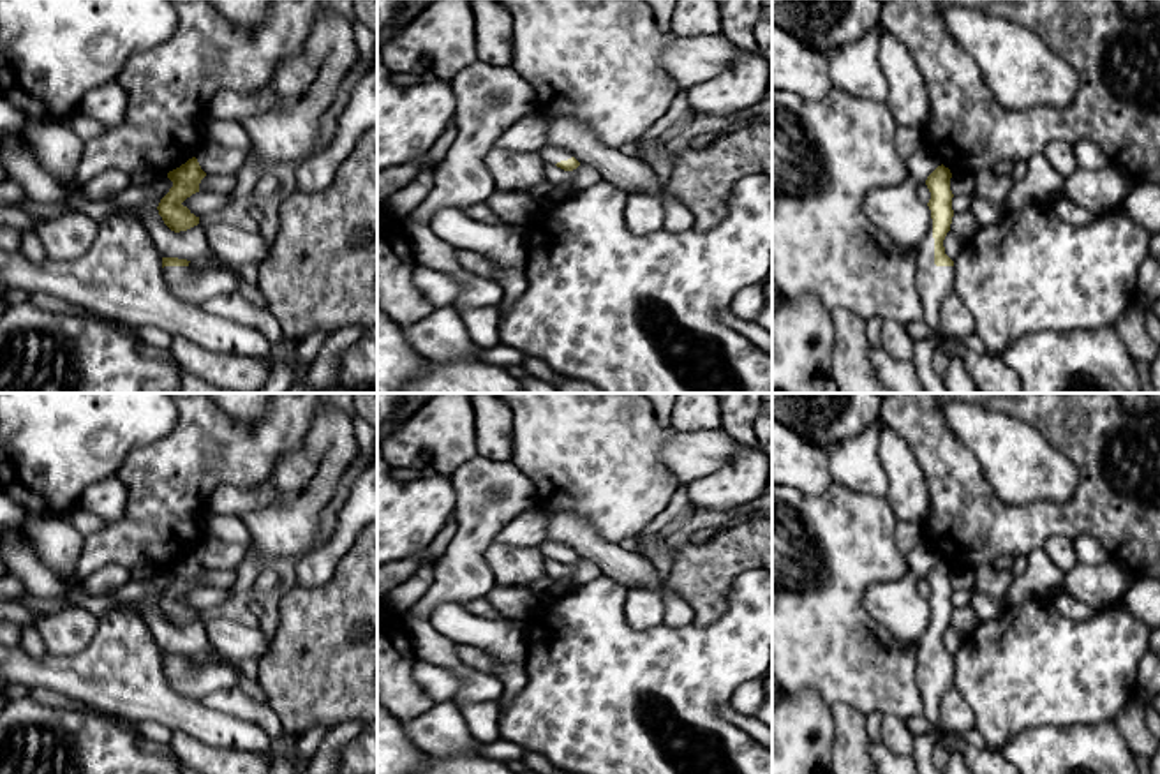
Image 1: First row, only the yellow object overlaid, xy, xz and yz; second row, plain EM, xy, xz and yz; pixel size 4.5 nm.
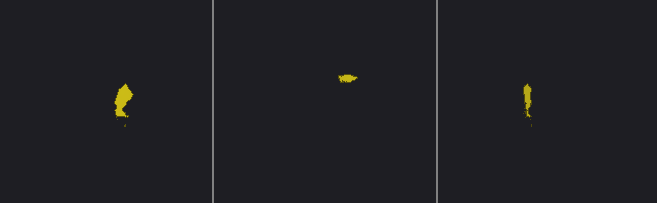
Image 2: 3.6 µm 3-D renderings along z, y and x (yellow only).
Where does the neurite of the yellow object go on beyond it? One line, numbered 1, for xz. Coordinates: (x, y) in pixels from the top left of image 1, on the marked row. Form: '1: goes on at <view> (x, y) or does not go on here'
1: goes on at xz (550, 154)

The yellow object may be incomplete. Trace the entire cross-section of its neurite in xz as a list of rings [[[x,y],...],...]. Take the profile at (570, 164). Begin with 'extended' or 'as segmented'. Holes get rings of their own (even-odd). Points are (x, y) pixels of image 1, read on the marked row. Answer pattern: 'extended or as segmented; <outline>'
extended; [[[547,145],[539,155],[547,164],[555,164],[564,171],[573,171],[580,166],[580,162],[564,148]]]

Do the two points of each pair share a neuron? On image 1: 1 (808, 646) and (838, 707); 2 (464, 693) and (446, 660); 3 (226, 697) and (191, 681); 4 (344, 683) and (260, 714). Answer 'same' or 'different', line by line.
1: different
2: same
3: different
4: different

